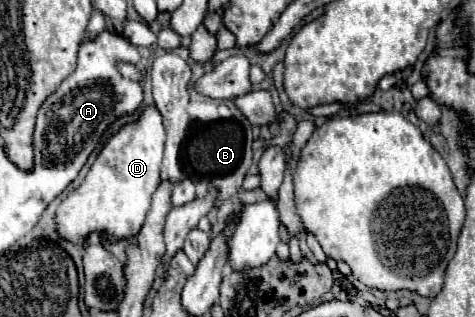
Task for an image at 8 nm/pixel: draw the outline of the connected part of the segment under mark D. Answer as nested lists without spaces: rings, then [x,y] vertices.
[[[150,106],[142,116],[114,134],[92,164],[84,182],[62,200],[54,214],[56,232],[60,238],[82,244],[88,236],[104,236],[108,244],[134,238],[146,222],[152,194],[160,184],[164,152],[164,126],[160,112]]]

